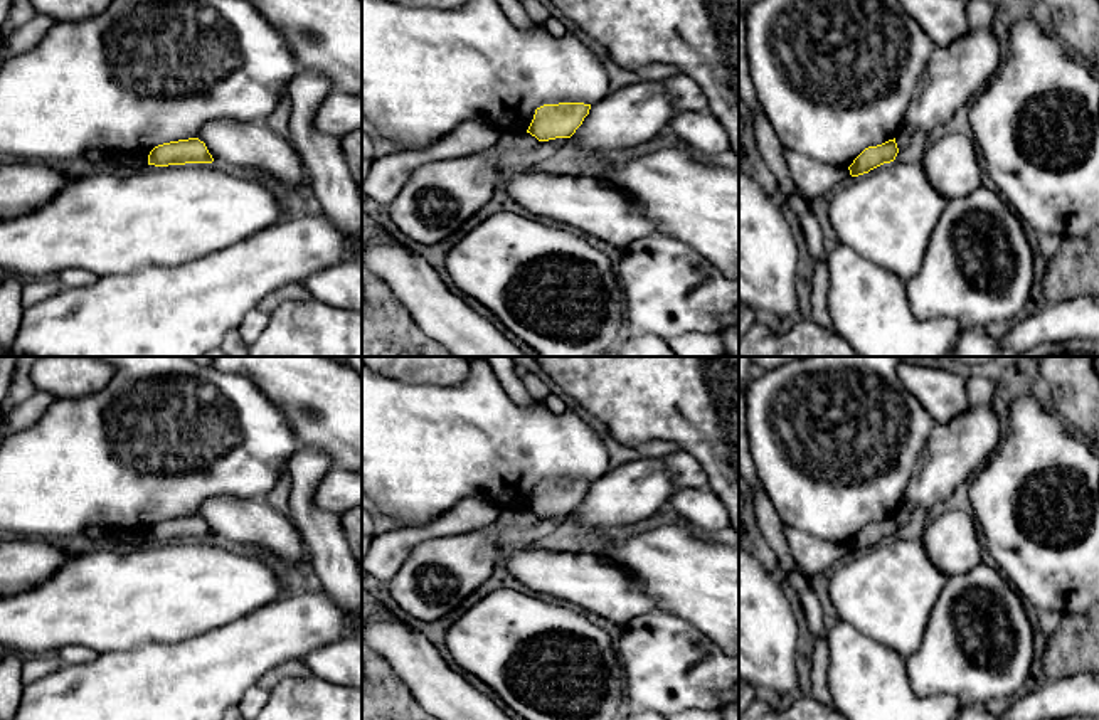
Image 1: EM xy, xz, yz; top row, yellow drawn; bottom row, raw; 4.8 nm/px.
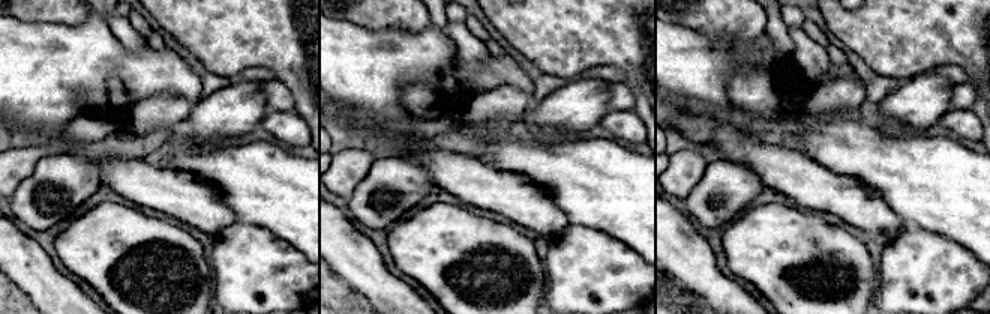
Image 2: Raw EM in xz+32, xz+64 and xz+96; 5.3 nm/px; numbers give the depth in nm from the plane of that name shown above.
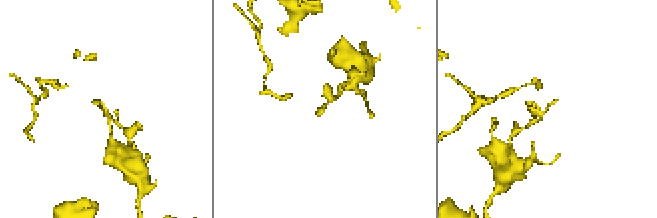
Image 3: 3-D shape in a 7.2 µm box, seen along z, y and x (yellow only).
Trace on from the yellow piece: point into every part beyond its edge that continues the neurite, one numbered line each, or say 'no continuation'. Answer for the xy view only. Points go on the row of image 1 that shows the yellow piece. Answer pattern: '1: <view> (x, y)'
no continuation

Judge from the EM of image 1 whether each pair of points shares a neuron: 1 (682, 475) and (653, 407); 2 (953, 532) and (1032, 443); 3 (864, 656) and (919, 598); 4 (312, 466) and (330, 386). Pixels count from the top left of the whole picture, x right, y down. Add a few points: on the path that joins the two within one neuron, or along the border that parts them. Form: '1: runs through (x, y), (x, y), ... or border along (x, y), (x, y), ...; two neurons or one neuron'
1: border along (682, 448), (700, 465), (707, 480); two neurons
2: border along (971, 513), (978, 525); two neurons
3: border along (844, 621), (892, 648), (902, 660); two neurons
4: border along (303, 444), (317, 444), (335, 466); two neurons

